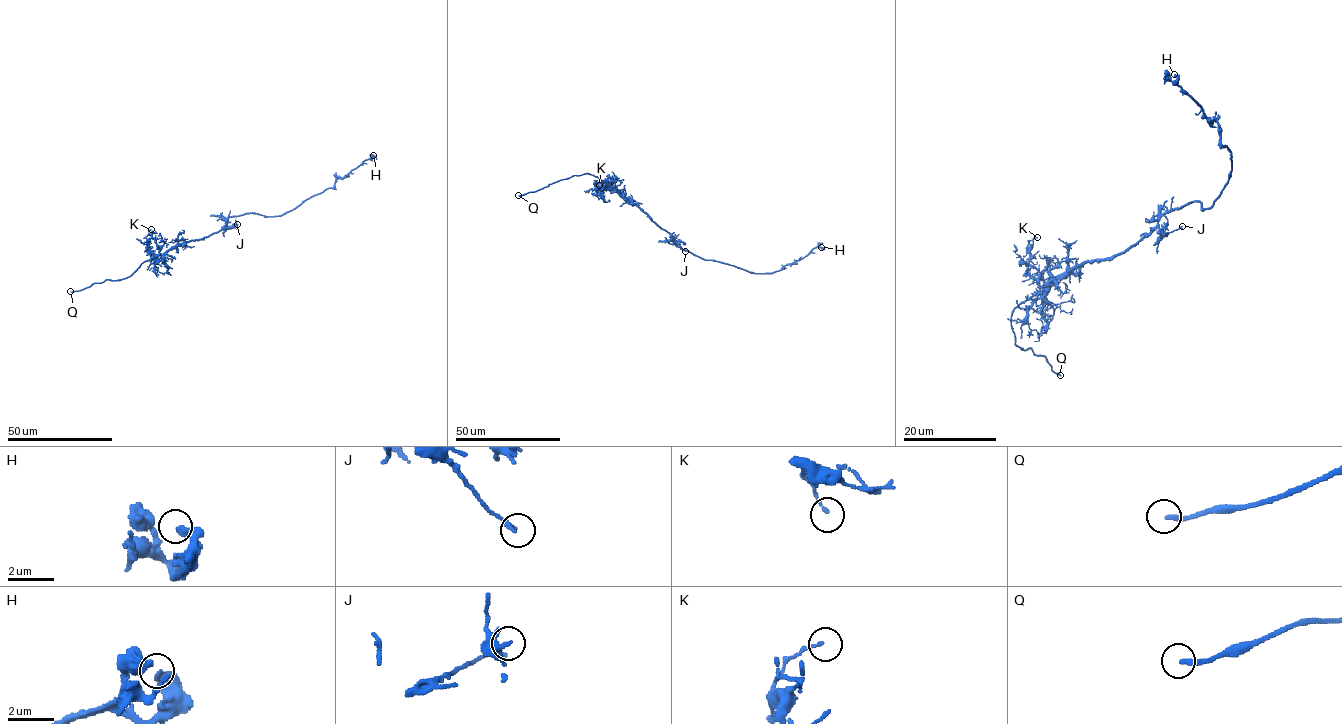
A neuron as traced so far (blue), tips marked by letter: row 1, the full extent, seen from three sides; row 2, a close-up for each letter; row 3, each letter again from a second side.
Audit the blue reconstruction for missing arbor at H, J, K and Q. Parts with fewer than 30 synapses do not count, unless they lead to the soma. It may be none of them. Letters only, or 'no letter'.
Q

